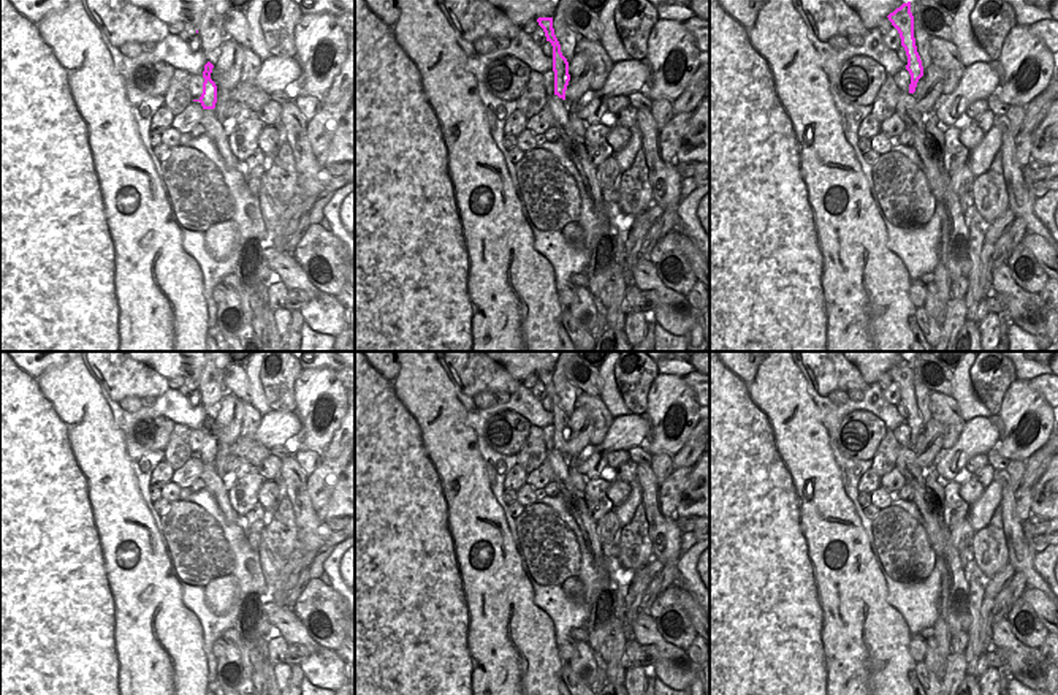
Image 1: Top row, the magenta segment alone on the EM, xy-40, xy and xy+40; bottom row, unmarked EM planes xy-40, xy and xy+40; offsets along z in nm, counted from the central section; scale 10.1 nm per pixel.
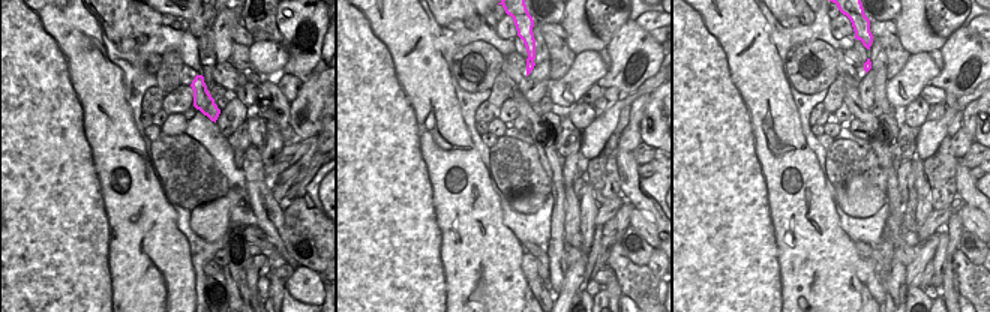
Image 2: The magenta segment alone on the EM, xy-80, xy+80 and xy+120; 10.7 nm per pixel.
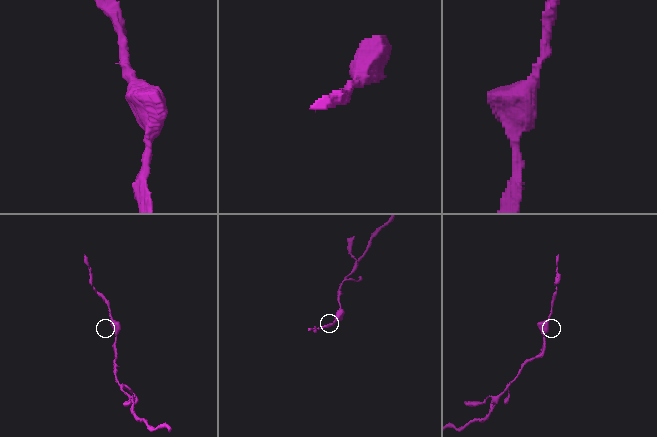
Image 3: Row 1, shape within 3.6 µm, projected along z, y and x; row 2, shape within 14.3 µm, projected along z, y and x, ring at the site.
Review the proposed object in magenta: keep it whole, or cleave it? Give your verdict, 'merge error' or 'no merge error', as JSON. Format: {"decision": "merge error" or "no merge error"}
{"decision": "no merge error"}

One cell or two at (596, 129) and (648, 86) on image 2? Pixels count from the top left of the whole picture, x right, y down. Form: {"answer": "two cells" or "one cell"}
{"answer": "one cell"}

